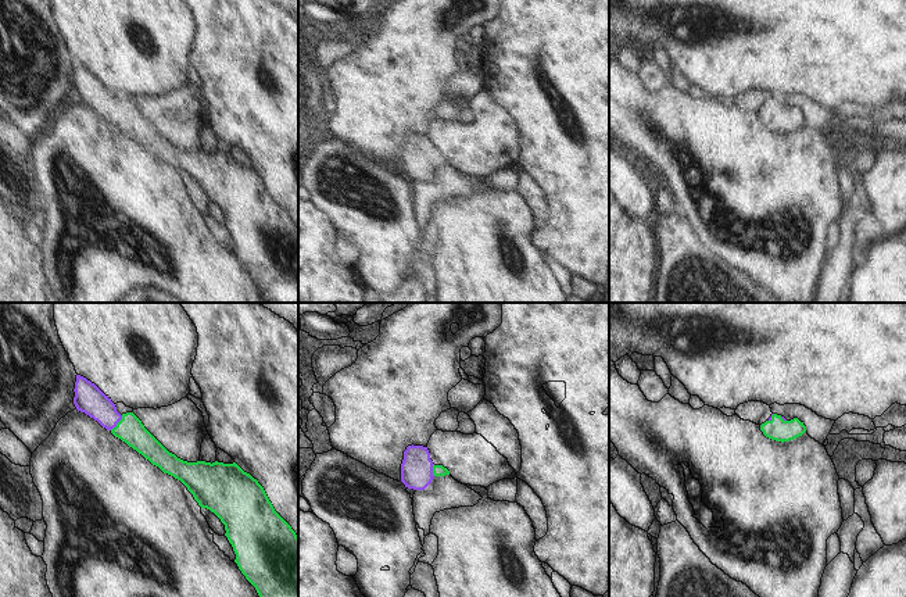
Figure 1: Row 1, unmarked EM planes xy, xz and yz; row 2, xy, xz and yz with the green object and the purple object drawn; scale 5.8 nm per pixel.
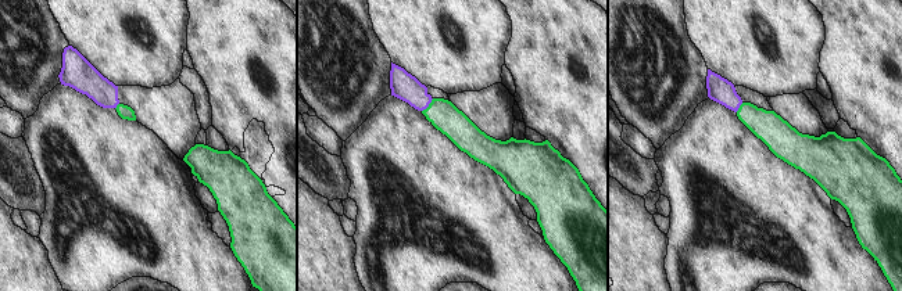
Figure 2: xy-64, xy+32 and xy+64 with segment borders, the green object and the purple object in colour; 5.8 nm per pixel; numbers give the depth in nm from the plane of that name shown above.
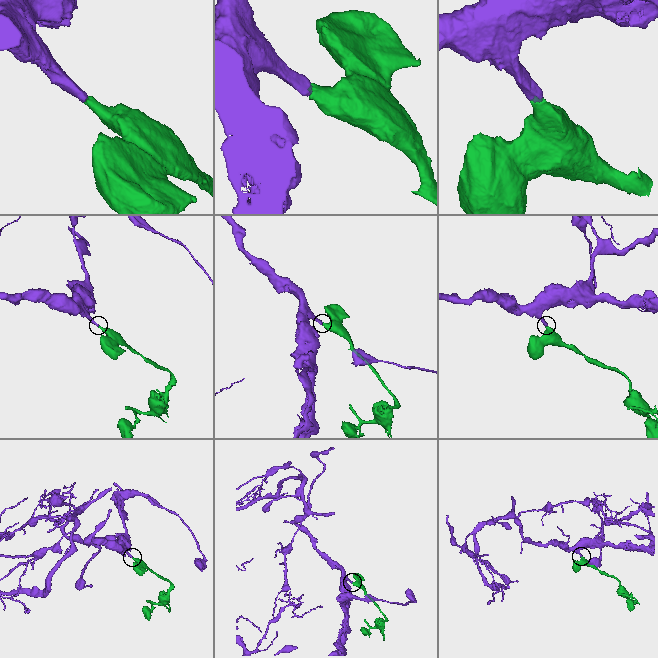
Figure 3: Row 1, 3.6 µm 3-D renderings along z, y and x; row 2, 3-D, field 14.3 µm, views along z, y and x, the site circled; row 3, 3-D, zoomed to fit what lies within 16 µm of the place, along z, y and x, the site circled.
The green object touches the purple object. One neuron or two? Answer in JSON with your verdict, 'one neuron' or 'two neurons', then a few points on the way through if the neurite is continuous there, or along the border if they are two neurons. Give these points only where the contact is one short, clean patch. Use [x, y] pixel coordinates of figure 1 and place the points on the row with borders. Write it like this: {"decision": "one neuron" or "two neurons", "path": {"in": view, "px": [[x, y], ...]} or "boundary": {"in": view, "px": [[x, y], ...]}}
{"decision": "one neuron", "path": {"in": "xy", "px": [[129, 429], [117, 424], [89, 399]]}}

